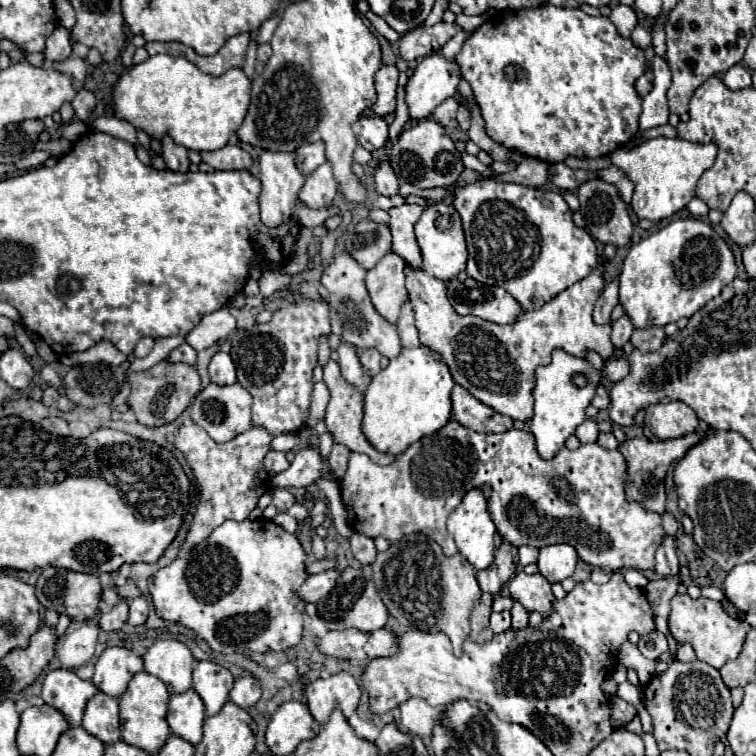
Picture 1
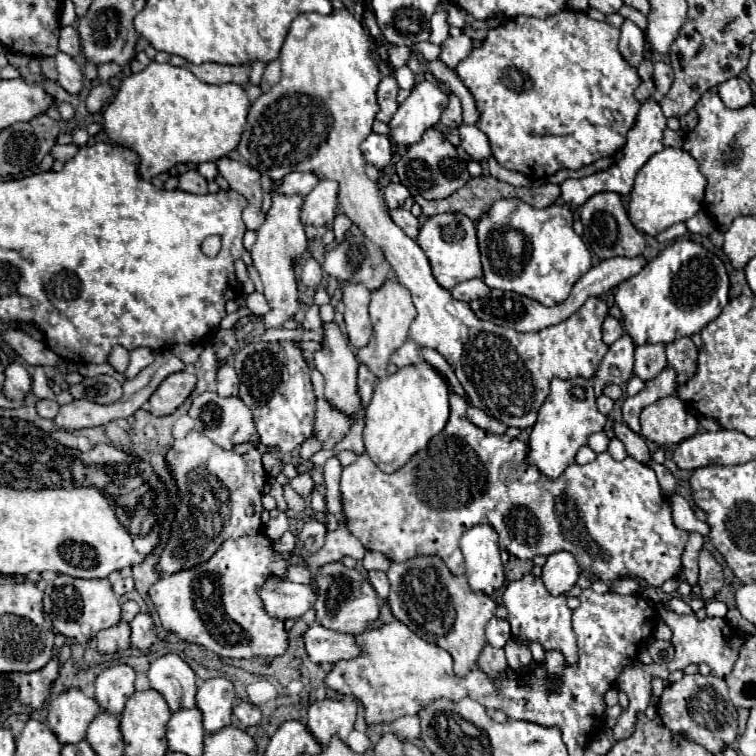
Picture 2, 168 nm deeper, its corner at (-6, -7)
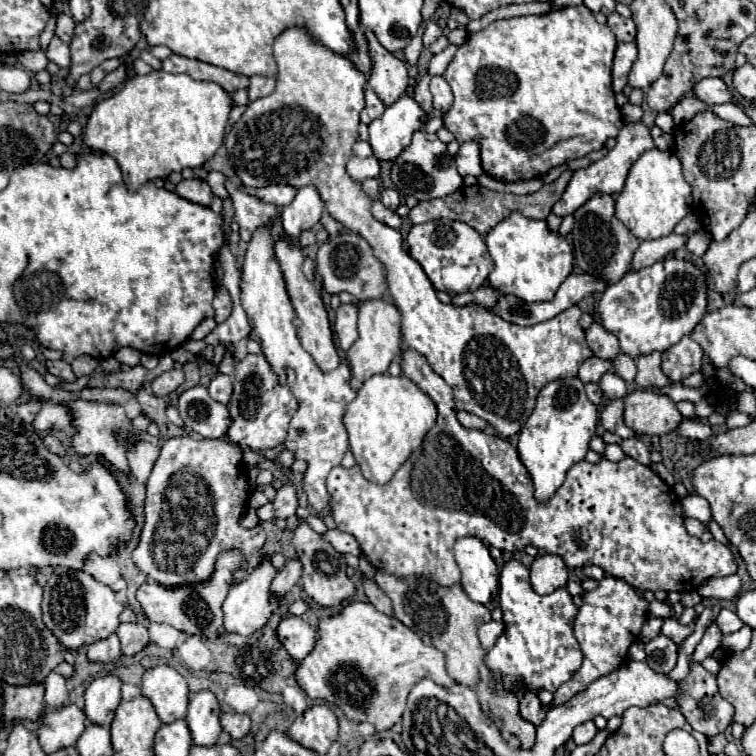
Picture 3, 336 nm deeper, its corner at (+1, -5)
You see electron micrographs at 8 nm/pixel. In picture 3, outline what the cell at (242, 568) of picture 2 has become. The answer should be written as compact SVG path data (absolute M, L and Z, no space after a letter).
M228 551L218 557L216 571L208 583L200 583L200 587L176 587L176 591L168 591L166 587L160 587L156 581L146 581L138 593L136 599L144 611L144 615L154 623L168 623L180 631L186 631L190 635L198 635L202 639L216 639L218 635L226 633L222 627L222 611L220 603L224 601L224 595L228 593L228 587L232 585L232 571L244 563L240 559L240 551Z

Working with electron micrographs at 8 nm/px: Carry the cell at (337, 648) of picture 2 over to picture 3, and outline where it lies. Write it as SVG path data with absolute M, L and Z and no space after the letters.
M288 615L276 627L276 637L288 655L294 661L304 659L308 651L312 651L312 643L316 643L316 629L310 627L302 617Z

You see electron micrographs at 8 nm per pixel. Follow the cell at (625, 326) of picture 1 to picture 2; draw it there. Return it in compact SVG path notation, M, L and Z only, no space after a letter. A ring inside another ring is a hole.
M627 333L621 335L609 347L609 353L601 361L599 373L593 377L597 397L602 394L603 385L607 385L607 383L623 385L629 381L629 377L633 375L633 351L635 351L635 343ZM613 371L617 371L619 375L613 375Z

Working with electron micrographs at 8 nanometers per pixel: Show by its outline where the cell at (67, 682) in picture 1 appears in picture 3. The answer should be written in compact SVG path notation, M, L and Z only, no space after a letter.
M74 703L64 705L56 711L48 711L38 729L38 741L46 755L56 753L64 747L76 745L78 737L86 729L86 715Z

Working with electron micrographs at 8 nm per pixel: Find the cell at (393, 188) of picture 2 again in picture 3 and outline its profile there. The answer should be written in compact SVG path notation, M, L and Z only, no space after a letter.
M384 189L382 195L380 195L380 201L382 201L388 209L392 209L392 211L400 205L400 197L398 197L398 193L396 193L394 189Z

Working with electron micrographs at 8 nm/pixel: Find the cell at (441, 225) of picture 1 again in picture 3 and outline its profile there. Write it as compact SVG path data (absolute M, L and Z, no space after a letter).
M438 219L438 221L414 225L406 237L406 243L408 243L410 257L422 265L424 273L428 275L434 289L438 289L438 291L446 291L446 287L442 283L442 269L448 265L458 265L464 269L476 265L476 275L480 275L482 281L486 281L488 273L492 271L492 259L488 257L484 239L480 237L478 231L474 231L472 227L468 227L466 223L460 223L460 221Z

